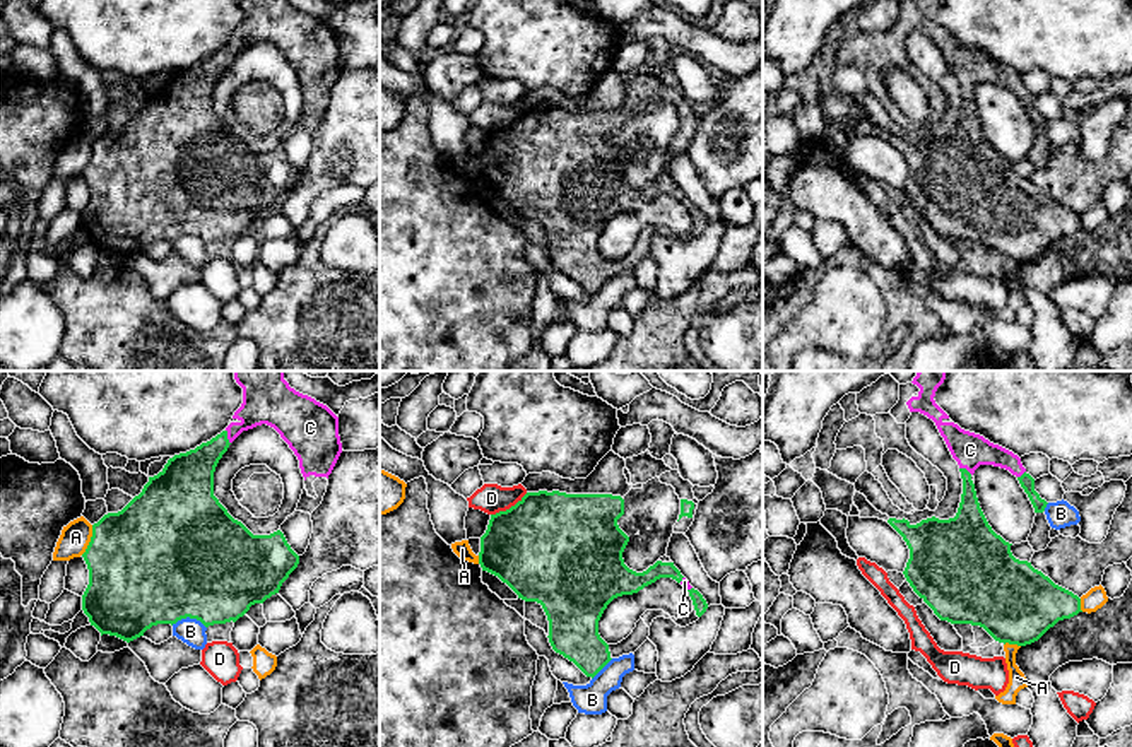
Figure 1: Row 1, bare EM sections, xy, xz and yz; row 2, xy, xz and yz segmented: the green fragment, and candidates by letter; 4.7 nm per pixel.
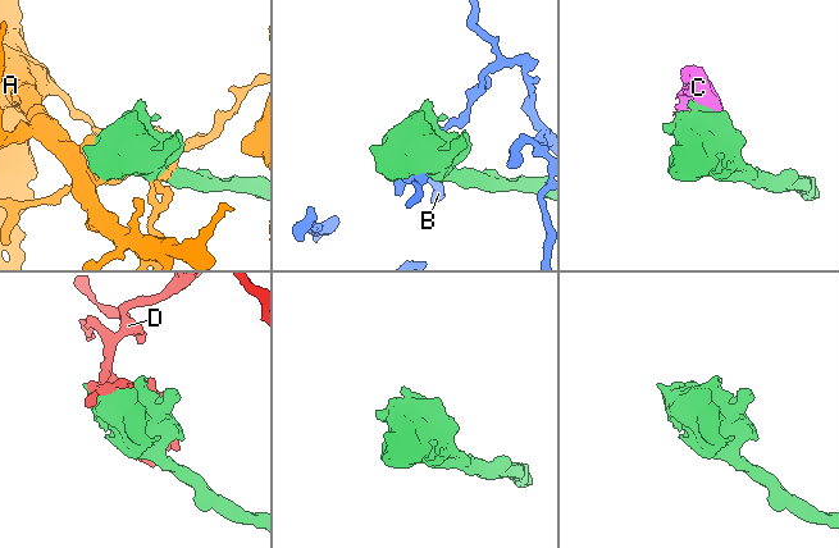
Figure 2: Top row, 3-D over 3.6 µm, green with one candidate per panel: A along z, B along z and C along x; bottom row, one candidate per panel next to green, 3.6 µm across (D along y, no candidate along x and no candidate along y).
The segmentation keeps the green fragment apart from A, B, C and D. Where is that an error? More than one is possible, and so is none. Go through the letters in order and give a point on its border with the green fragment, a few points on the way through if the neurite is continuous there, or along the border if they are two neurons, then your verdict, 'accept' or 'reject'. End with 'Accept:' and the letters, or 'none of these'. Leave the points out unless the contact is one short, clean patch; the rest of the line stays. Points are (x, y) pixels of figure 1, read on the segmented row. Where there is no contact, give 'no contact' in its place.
A: xy (91, 541) | reject
B: xy (188, 616) | reject
C: xy (226, 436) | accept
D: xz (510, 508) | reject
Accept: C

